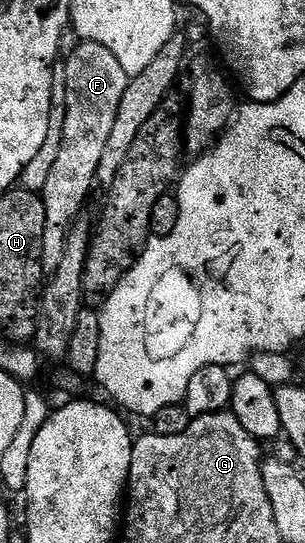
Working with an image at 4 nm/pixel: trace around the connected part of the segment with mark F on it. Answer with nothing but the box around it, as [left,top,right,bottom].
[41,41,129,273]

